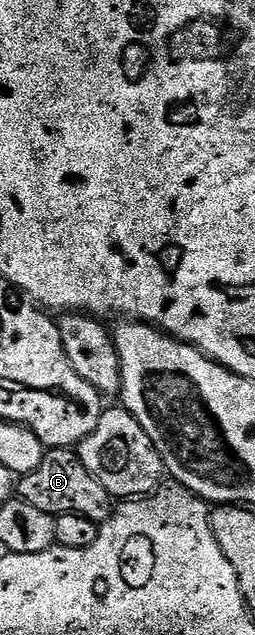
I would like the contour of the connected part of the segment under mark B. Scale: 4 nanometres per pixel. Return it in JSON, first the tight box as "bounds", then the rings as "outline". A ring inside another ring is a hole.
{"bounds":[18,449,114,523],"outline":[[[48,449],[45,452],[42,463],[38,463],[38,467],[34,467],[34,471],[23,474],[19,478],[18,497],[19,500],[38,507],[38,511],[46,511],[53,515],[77,513],[78,515],[86,515],[89,519],[97,523],[107,521],[111,517],[114,508],[112,494],[106,491],[106,487],[102,487],[102,483],[95,475],[90,471],[86,471],[86,467],[80,461],[79,452],[73,451],[72,449]]]}

